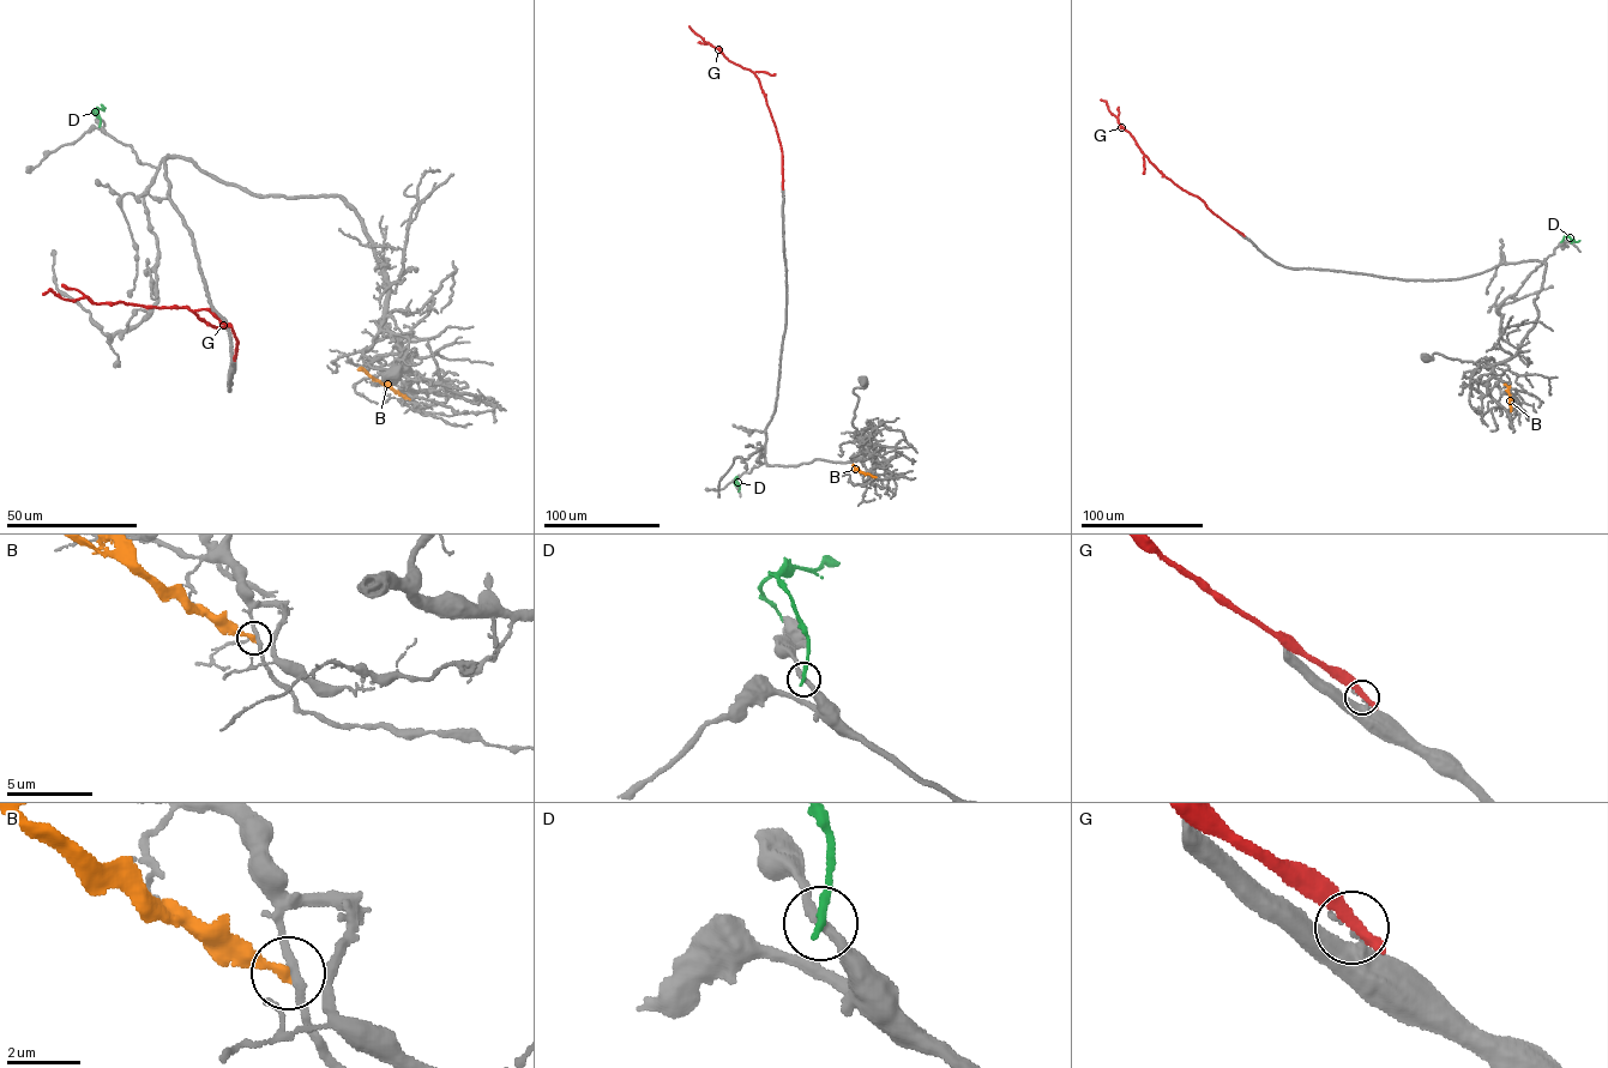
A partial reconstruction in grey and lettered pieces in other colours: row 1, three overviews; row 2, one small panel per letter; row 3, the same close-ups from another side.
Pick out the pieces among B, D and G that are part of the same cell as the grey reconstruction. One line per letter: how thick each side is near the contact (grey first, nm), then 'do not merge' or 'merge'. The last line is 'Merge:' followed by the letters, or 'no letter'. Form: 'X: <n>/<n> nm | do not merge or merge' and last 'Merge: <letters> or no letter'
B: 240/240 nm | do not merge
D: 280/240 nm | do not merge
G: 170/400 nm | do not merge
Merge: no letter

